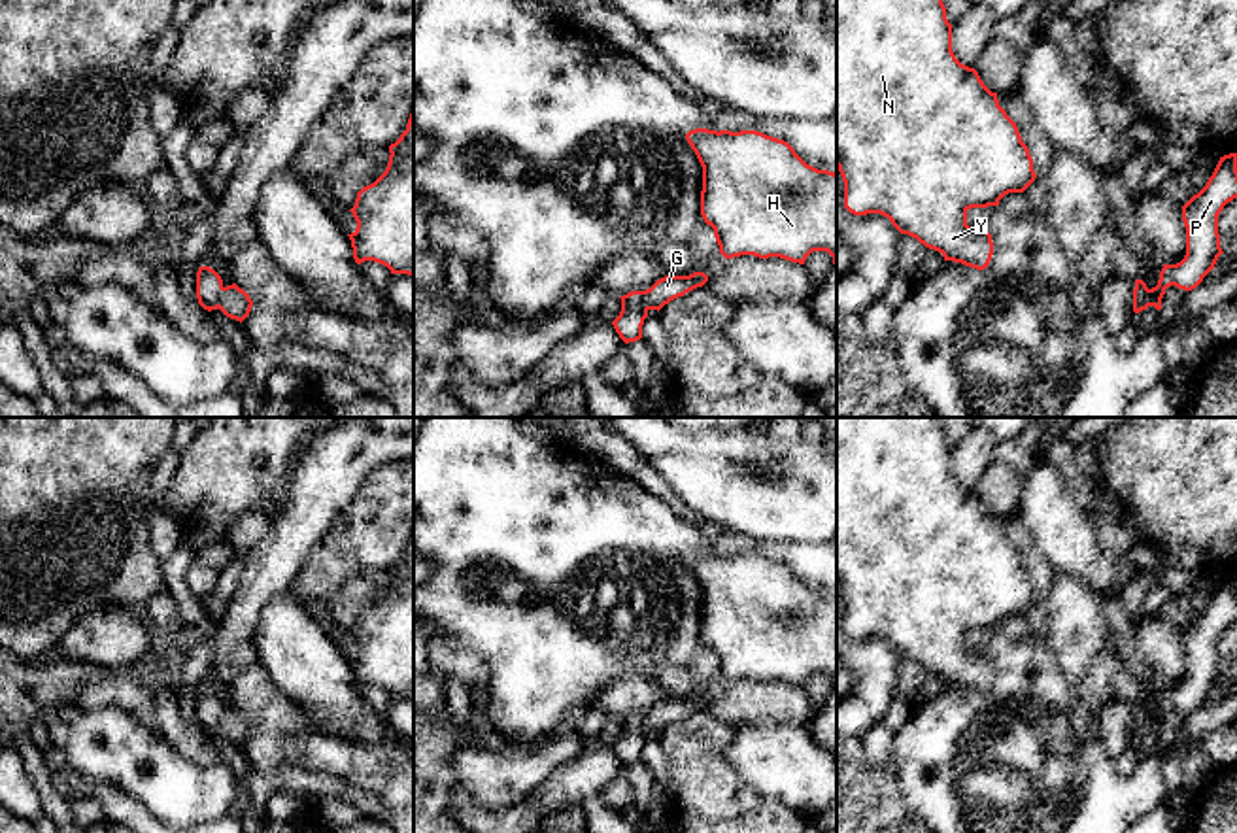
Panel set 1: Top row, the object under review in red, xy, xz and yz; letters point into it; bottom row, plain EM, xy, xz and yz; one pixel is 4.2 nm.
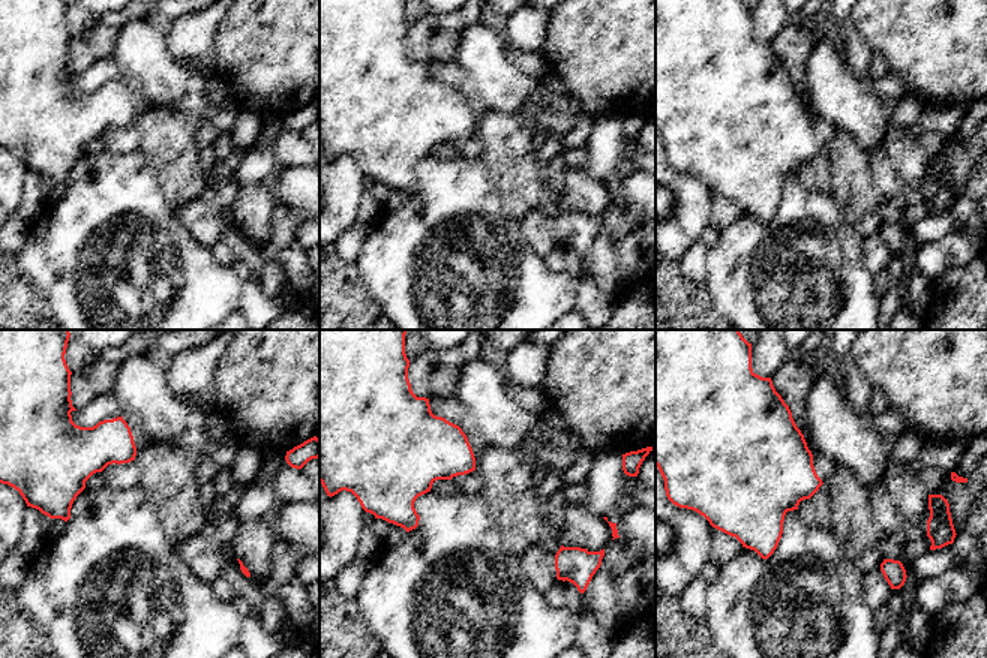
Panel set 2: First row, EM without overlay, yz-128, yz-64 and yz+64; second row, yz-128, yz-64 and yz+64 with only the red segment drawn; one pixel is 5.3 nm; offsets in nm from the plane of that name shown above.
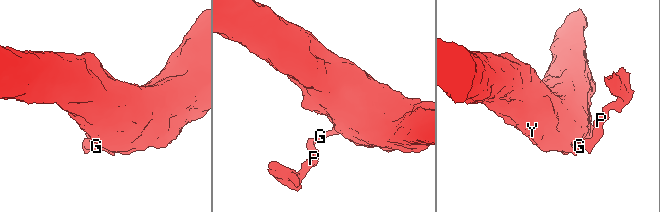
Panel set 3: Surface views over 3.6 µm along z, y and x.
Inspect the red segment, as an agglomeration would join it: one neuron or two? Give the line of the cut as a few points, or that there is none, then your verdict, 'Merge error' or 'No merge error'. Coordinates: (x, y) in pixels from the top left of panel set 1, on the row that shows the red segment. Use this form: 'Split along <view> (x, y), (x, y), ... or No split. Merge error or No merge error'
Split along yz (1134, 291), (1147, 297), (1151, 305). Merge error

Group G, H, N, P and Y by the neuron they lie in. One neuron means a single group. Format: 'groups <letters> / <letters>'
groups G H N Y / P

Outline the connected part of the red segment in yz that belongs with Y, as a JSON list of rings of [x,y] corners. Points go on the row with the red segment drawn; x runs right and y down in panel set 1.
[[[837,0],[837,168],[844,181],[844,208],[854,215],[880,213],[901,232],[916,238],[944,261],[984,270],[993,255],[991,234],[986,229],[967,225],[971,208],[999,206],[1008,193],[1024,193],[1037,178],[1033,159],[1022,142],[1016,123],[999,106],[974,68],[961,64],[952,51],[952,25],[946,19],[942,0]]]

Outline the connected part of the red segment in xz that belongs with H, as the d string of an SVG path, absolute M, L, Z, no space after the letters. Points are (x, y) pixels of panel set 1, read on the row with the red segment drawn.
M695 128L686 134L703 166L701 215L714 229L720 253L725 259L754 255L780 257L805 264L812 251L827 251L837 264L837 174L806 164L795 149L778 138L757 130Z

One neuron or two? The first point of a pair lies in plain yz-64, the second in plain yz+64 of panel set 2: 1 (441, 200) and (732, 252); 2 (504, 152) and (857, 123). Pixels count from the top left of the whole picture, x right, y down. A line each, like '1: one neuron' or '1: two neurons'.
1: one neuron
2: two neurons

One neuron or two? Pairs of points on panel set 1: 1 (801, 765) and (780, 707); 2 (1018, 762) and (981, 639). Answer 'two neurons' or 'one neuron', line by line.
1: two neurons
2: one neuron

